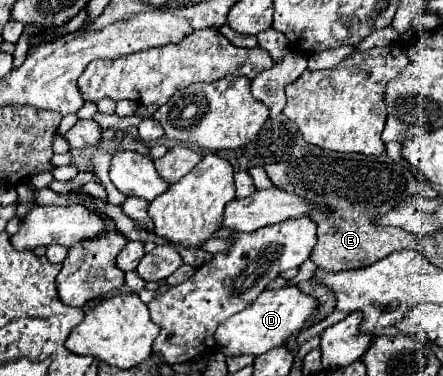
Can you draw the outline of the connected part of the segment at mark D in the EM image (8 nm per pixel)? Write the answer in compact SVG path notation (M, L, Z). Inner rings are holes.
M296 286L280 288L280 290L264 290L248 308L230 316L220 328L216 330L216 346L226 356L238 354L252 354L260 356L276 346L286 344L288 336L300 330L306 320L316 312L316 300L312 296L302 294Z

